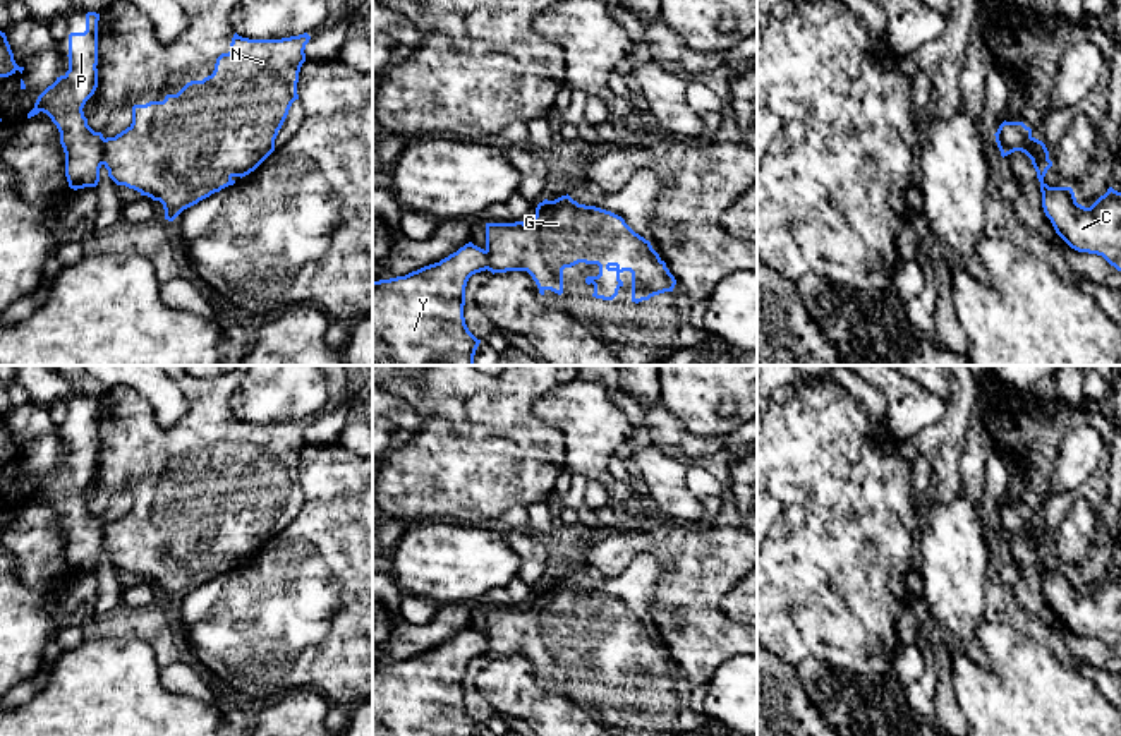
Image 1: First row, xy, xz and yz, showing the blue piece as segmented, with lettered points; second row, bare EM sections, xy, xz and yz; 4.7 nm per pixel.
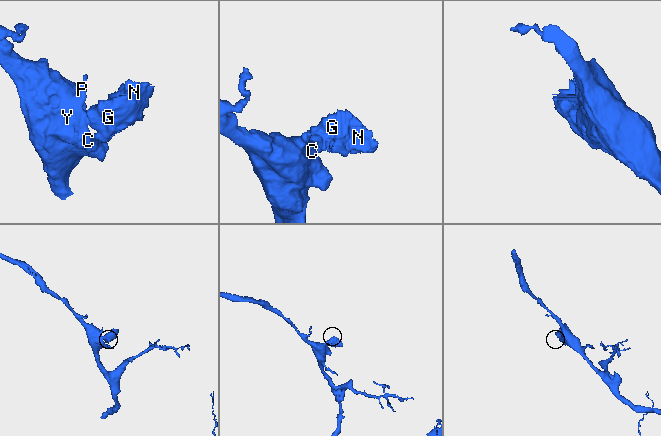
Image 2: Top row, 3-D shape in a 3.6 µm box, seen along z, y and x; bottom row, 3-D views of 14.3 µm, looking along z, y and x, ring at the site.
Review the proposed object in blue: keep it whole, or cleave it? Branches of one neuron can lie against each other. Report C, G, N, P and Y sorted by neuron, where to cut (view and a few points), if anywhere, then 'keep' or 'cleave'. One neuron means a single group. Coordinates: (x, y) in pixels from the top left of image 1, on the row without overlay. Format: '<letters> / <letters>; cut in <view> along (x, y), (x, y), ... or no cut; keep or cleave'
C P Y / G N; cut in yz along (1030, 522), (1036, 544); cleave

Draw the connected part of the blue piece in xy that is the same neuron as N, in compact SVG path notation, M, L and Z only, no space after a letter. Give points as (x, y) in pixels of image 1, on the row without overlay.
M237 417L230 436L216 443L215 455L203 465L187 467L177 479L167 479L163 486L149 486L132 491L132 508L103 527L108 561L117 570L125 570L160 585L165 604L173 606L184 594L197 588L221 573L233 570L235 561L254 556L273 535L275 523L282 513L297 479L299 456L306 446L307 417L282 424L249 424Z

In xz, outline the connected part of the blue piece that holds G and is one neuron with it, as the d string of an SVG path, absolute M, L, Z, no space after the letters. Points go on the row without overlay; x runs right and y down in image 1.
M568 578L554 585L544 583L536 592L532 606L486 607L488 655L527 655L536 666L539 678L551 674L563 678L563 654L579 647L597 649L599 659L587 661L585 667L594 669L592 681L613 685L623 671L620 659L632 657L632 686L639 688L654 679L673 676L676 664L666 647L652 633L651 626L635 618L621 600L573 585Z

